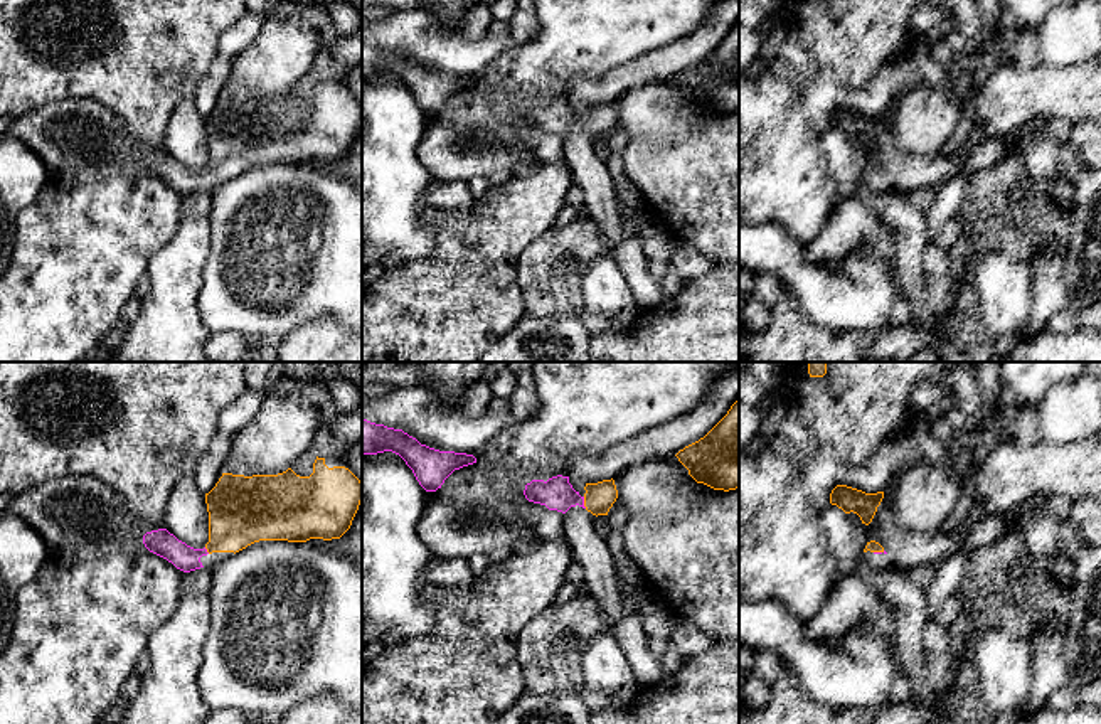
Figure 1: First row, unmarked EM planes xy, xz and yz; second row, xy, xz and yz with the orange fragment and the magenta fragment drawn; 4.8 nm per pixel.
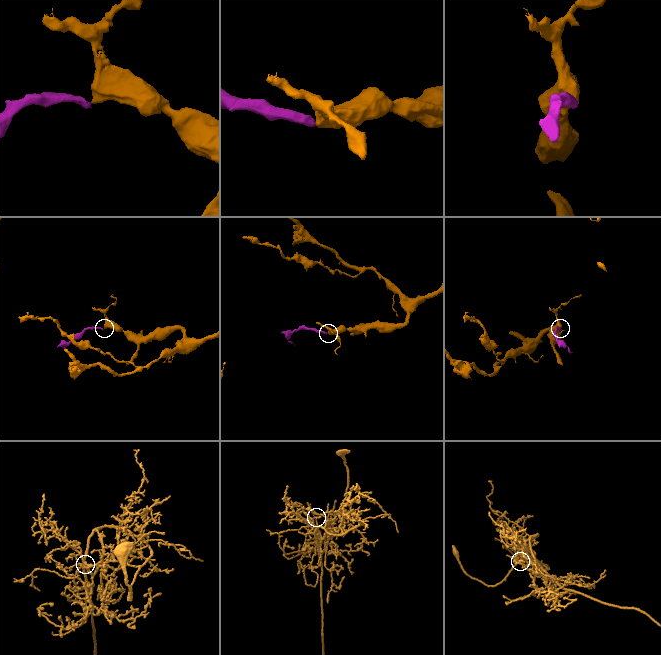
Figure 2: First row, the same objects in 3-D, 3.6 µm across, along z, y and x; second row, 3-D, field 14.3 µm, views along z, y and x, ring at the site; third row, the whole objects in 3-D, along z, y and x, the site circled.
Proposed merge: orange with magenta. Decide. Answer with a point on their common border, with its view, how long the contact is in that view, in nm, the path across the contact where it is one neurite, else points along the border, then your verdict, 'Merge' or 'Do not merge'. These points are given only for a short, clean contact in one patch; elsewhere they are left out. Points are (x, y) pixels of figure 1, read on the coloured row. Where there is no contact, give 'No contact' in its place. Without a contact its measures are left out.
Touches orange at xz (585, 502). Shared border 60 nm. Path across: xz (600, 497), (585, 502), (556, 494). Merge

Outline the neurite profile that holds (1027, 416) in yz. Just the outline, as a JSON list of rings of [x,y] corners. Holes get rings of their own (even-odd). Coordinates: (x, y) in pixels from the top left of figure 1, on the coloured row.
[[[1027,404],[1017,409],[1013,439],[1022,446],[1032,446],[1040,441],[1037,433],[1039,413],[1037,406]]]

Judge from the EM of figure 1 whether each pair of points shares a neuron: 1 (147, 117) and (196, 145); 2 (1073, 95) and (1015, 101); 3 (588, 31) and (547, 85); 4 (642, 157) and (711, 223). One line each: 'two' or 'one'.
1: two
2: one
3: one
4: one

